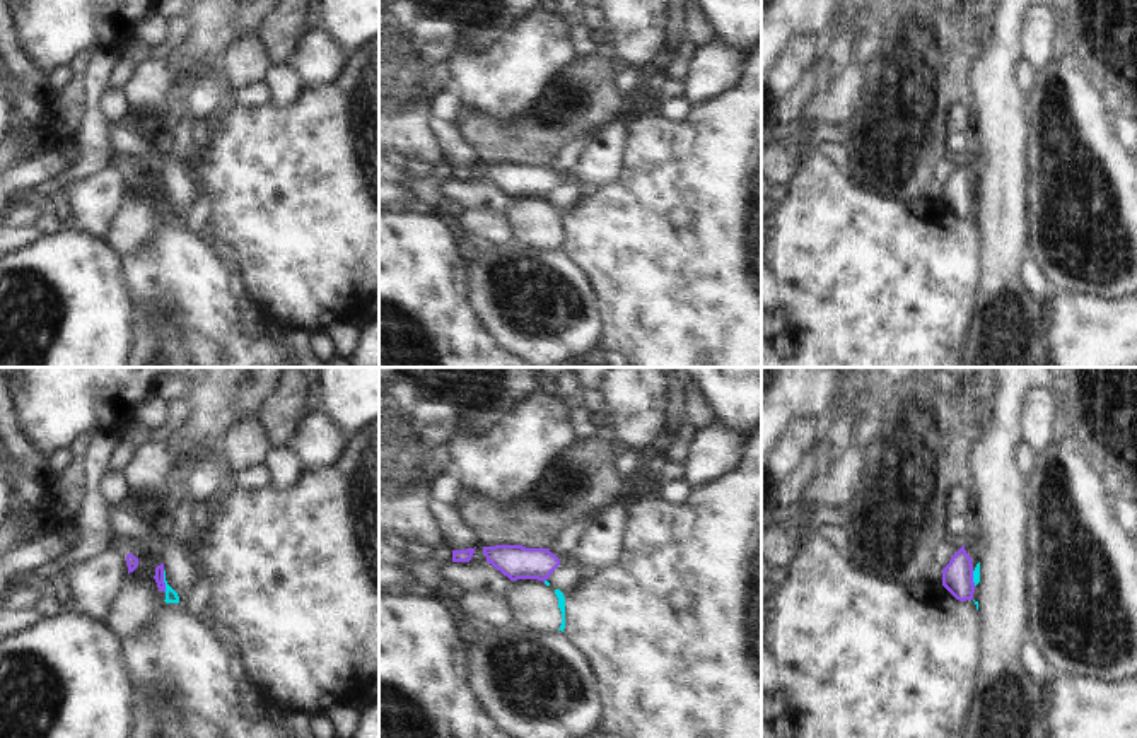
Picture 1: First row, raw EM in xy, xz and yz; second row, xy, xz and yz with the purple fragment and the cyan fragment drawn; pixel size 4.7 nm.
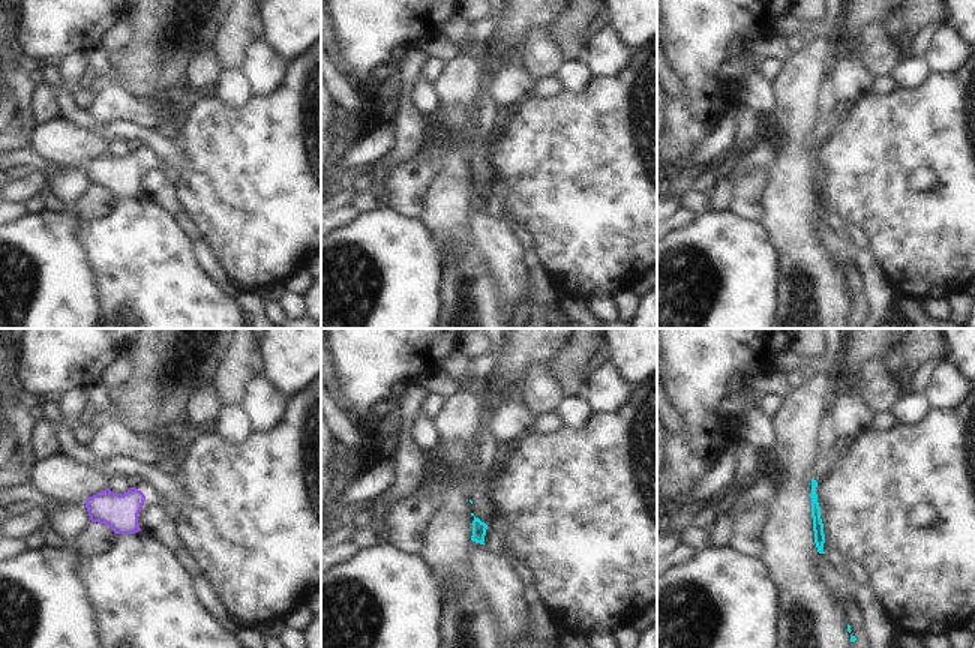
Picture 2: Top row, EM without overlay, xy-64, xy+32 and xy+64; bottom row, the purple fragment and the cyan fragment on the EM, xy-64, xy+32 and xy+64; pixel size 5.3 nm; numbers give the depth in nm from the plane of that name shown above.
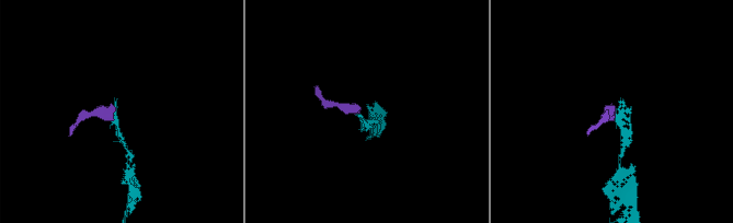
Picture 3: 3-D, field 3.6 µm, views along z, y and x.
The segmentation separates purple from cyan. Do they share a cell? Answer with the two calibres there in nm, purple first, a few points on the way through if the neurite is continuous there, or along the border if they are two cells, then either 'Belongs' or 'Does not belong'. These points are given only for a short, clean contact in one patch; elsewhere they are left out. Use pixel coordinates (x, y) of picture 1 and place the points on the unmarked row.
Thickness 50 nm (purple) against 60 nm. Boundary: xy (163, 188), (166, 209). Does not belong

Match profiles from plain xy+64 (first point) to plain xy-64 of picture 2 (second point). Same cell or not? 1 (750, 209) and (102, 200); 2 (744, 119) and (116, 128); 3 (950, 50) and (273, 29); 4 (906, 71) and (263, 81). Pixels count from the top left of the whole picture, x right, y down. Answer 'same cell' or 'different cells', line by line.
1: different cells
2: different cells
3: different cells
4: different cells

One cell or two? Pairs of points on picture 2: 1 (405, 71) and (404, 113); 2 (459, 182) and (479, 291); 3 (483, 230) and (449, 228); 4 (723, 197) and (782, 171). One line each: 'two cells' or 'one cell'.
1: one cell
2: one cell
3: two cells
4: two cells

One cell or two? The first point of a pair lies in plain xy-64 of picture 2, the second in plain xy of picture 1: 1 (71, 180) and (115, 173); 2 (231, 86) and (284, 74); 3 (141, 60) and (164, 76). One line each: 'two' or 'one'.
1: one
2: one
3: two

